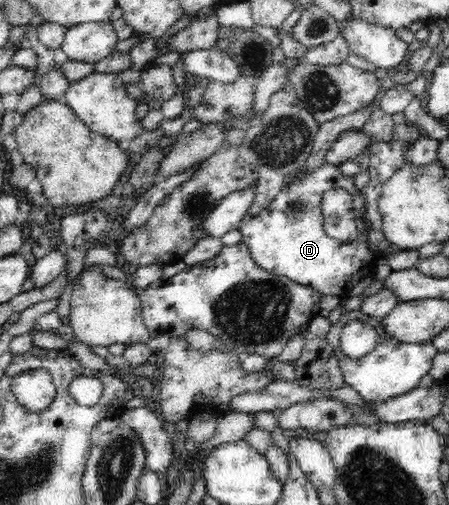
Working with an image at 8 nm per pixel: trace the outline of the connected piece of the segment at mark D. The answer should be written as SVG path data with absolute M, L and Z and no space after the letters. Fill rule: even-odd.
M325 162L315 167L309 174L300 179L283 185L277 196L258 215L245 215L238 222L237 230L243 235L242 242L249 248L255 263L265 271L276 276L286 277L298 284L305 284L324 295L347 297L349 292L375 267L376 257L371 253L368 242L367 225L365 225L366 200L364 193L359 191L353 183L354 176L343 176L339 166ZM345 189L353 196L353 209L357 222L357 236L355 244L346 244L327 235L324 229L324 216L321 210L323 195L327 190Z

